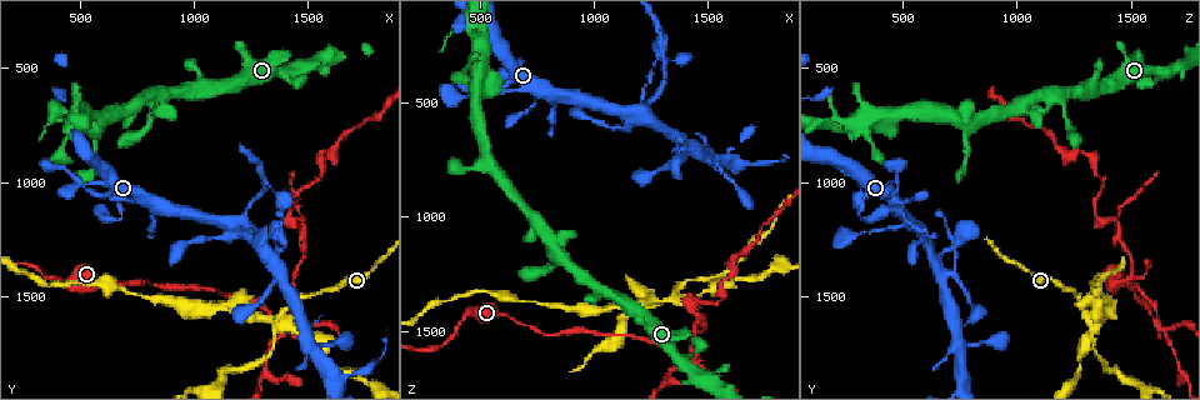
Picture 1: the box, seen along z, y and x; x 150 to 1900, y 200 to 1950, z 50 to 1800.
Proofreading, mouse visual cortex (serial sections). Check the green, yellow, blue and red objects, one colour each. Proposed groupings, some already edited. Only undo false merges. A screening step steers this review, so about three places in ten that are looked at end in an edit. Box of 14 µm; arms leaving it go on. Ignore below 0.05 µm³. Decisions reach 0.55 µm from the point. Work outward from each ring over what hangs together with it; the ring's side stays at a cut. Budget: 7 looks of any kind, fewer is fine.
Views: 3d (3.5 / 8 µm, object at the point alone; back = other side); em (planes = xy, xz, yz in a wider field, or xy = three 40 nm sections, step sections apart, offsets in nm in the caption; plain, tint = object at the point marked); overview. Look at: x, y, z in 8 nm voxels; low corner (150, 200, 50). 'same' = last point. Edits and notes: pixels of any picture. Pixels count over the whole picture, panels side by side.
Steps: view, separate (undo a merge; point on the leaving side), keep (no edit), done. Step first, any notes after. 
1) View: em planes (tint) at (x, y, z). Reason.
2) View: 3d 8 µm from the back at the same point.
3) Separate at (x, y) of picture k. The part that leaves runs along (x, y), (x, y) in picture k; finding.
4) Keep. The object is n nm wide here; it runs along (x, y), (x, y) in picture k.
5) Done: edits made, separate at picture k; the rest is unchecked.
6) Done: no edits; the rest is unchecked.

View: 3d 3.5 µm at (1200, 1190, 550). Sharp bend.

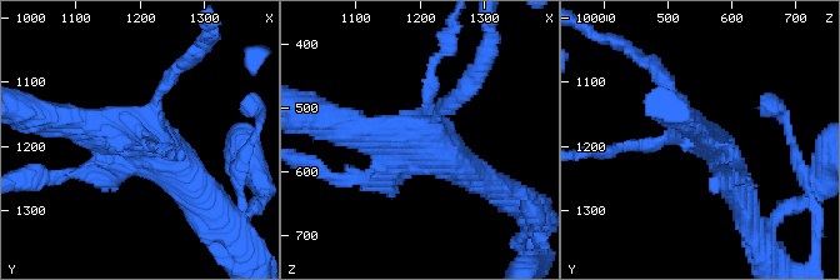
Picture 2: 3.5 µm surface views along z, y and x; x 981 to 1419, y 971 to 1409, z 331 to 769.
View: em xy step 5 (tint) at (1195, 1175, 550). Shape alone is not enough.

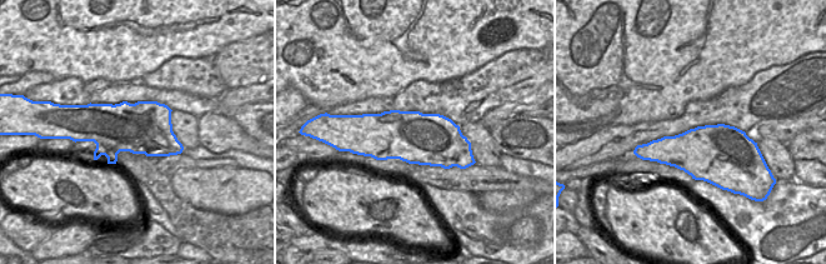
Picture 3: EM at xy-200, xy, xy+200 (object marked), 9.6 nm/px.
Keep. The object is 500 nm wide here; it runs along (56, 119), (141, 134), (191, 184) in picture 2; continuous, no second cell.

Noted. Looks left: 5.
View: 3d 3.5 µm from the back at (1310, 1000, 330). Abrupt turn.

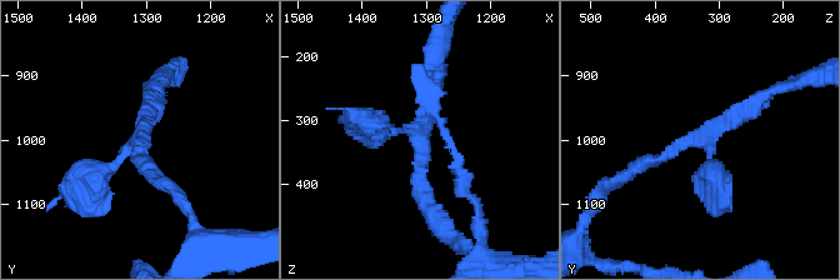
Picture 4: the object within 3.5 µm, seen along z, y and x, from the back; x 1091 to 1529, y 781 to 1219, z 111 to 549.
View: em xy step 3 (tint) at (1310, 995, 325). 3 arms meet here; the arms are 200, 200, 250 nm wide.

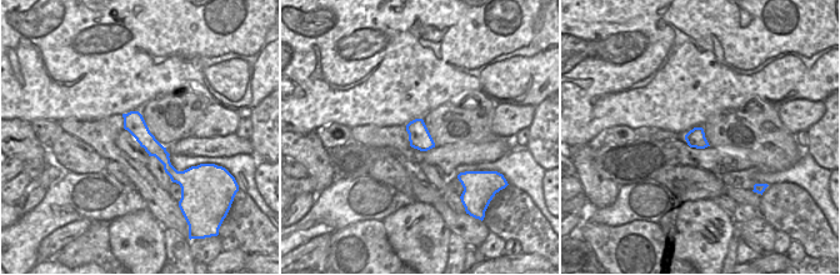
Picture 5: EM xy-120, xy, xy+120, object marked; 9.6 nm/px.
Keep. It runs along (630, 168), (663, 159), (769, 94) in picture 4; all the same cell.

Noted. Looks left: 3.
View: 3d 8 µm from the back at (410, 1430, 1470).

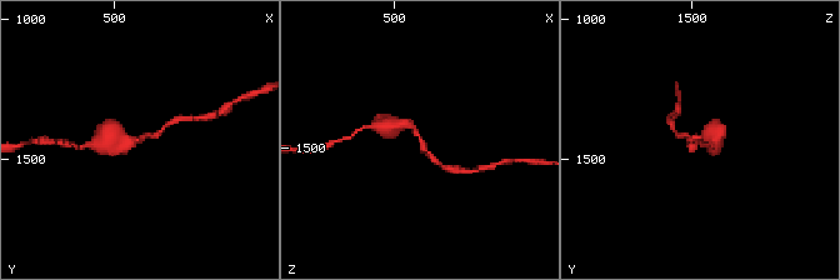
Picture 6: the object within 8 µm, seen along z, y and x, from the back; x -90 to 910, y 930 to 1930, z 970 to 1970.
View: em planes (tint) at (420, 1420, 1470).

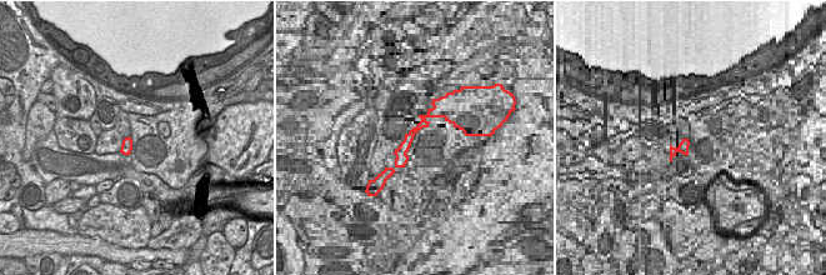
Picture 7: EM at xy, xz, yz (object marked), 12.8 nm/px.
Keep. The arms are 200, 400 nm wide; it runs along (385, 126), (411, 128), (439, 164) in picture 6; continuous, no second cell.

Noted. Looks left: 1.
Done: no edits; the rest is unchecked.

